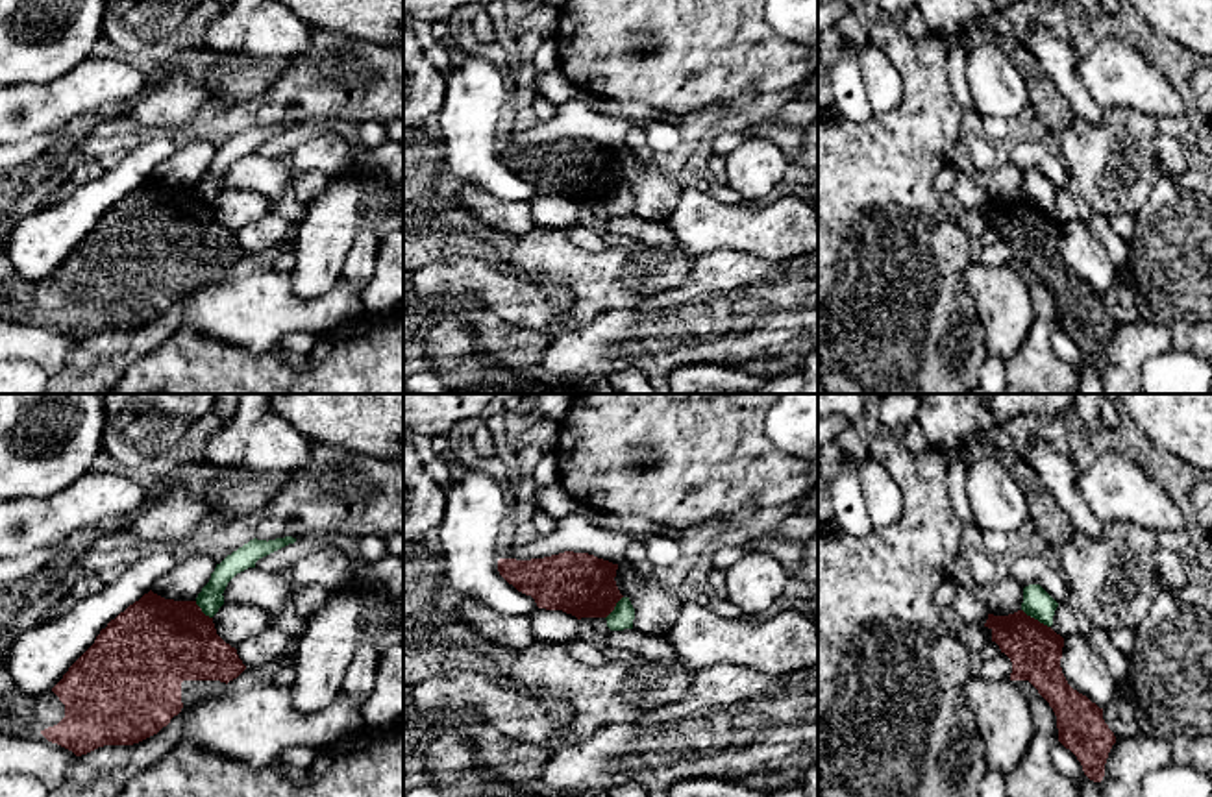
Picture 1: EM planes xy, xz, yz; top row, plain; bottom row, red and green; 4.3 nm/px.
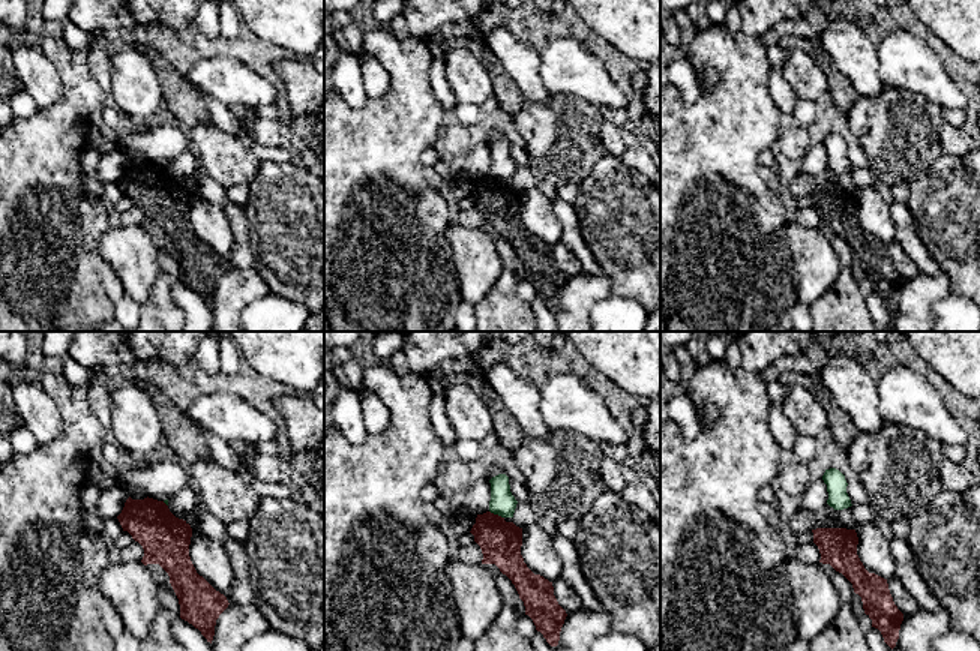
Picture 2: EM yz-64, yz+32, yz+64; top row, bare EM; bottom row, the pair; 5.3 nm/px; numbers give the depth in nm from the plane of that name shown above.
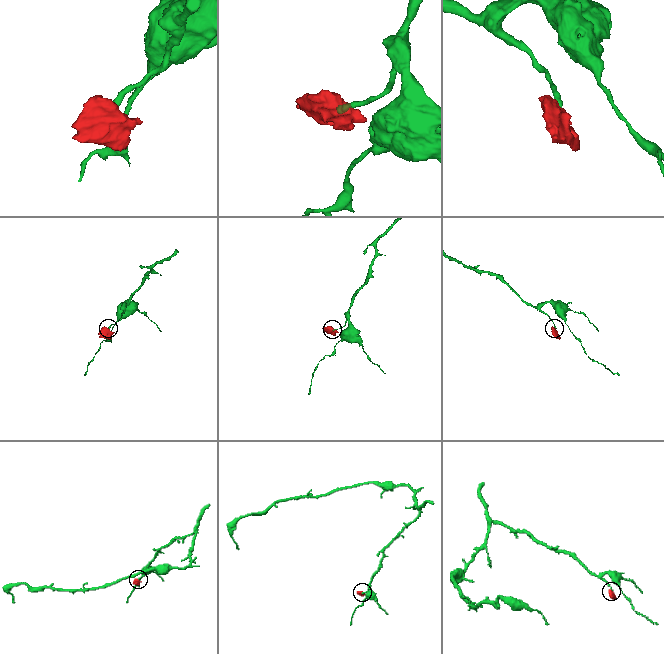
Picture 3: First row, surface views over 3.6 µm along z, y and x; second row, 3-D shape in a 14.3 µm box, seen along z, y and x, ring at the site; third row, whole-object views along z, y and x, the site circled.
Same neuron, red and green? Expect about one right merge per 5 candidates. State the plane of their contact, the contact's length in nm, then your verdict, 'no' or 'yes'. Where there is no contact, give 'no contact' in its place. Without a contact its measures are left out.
contact in yz; length 150 nm; no

